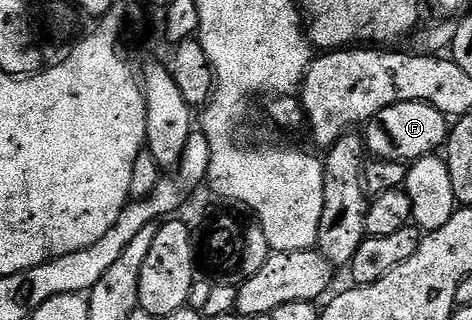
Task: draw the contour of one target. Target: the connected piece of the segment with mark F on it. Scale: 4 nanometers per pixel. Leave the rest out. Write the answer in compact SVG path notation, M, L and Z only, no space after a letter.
M398 102L370 120L362 135L367 151L375 159L415 162L443 149L448 143L449 131L449 117L444 116L434 106L426 102Z

